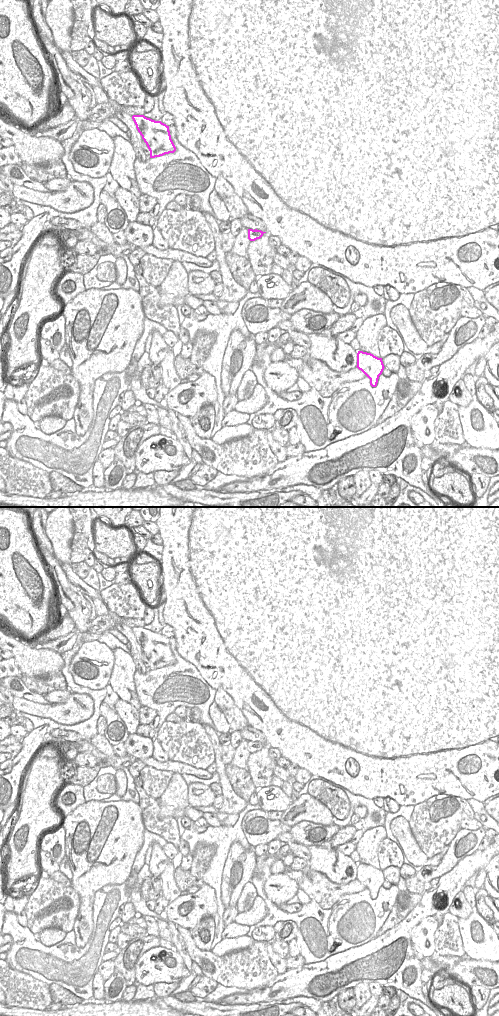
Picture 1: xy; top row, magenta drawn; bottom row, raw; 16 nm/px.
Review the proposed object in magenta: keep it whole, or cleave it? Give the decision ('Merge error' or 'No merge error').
No merge error.

